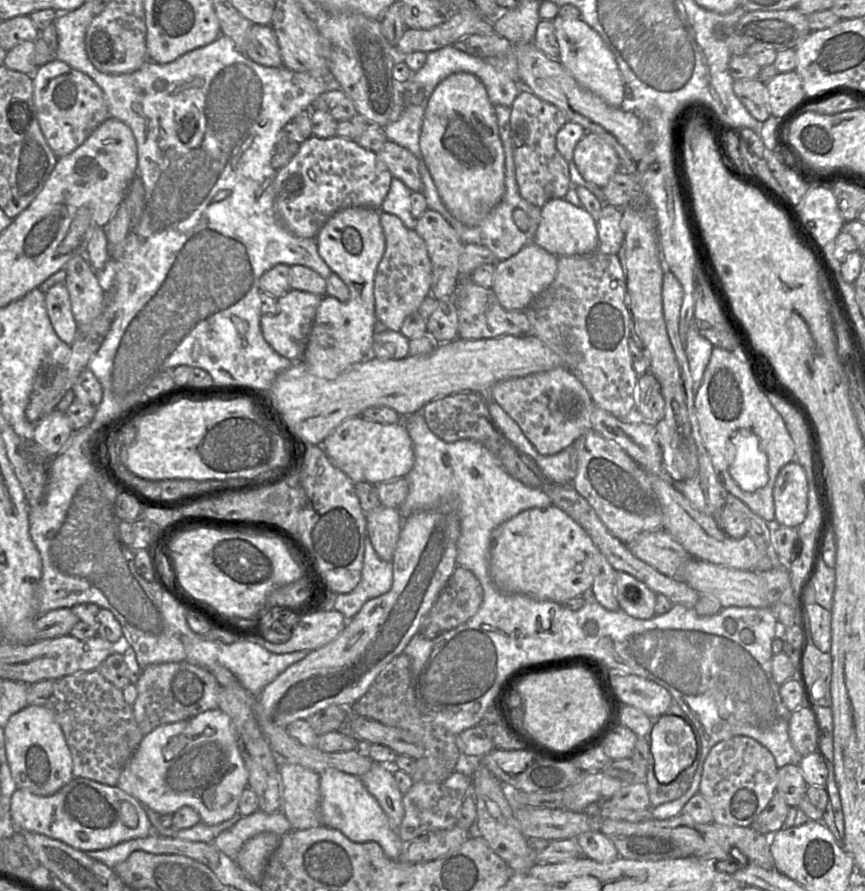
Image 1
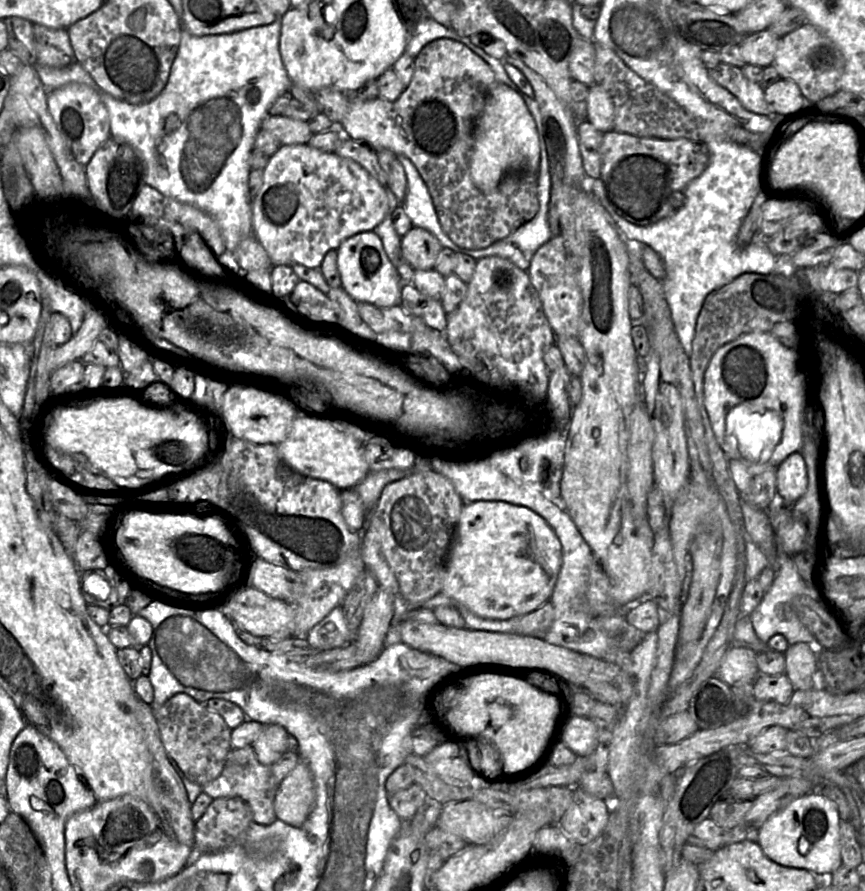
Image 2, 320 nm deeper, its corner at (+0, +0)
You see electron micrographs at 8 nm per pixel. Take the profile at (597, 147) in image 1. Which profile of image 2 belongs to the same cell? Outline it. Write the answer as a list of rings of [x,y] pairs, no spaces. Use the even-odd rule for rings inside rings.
[[[610,131],[603,137],[601,160],[599,180],[615,214],[632,224],[649,226],[683,206],[685,189],[706,169],[709,152],[702,142],[686,138],[665,140]]]

